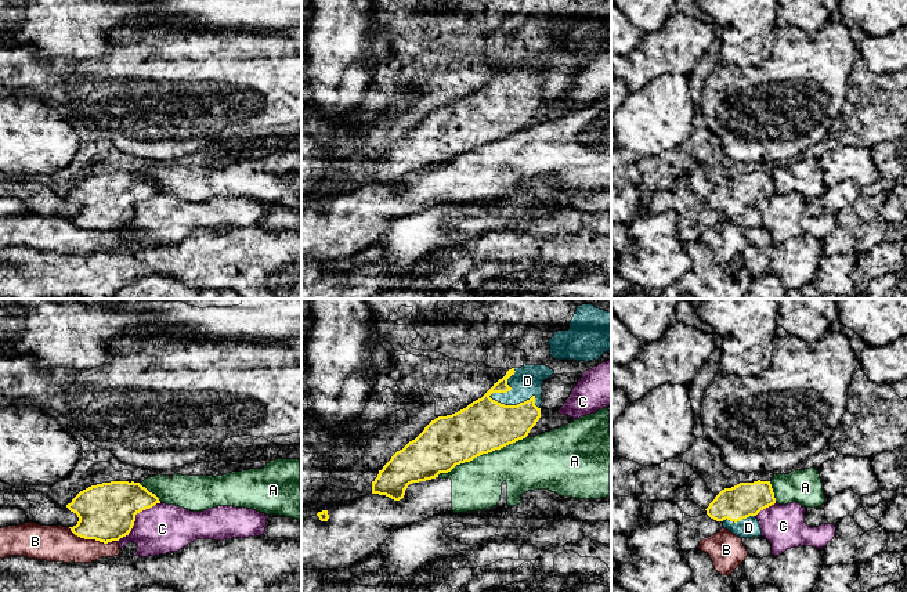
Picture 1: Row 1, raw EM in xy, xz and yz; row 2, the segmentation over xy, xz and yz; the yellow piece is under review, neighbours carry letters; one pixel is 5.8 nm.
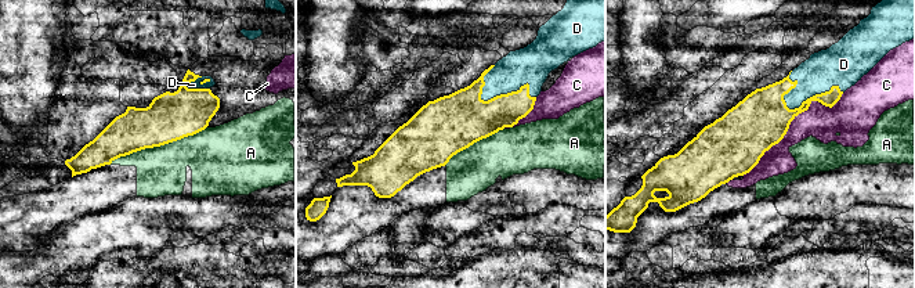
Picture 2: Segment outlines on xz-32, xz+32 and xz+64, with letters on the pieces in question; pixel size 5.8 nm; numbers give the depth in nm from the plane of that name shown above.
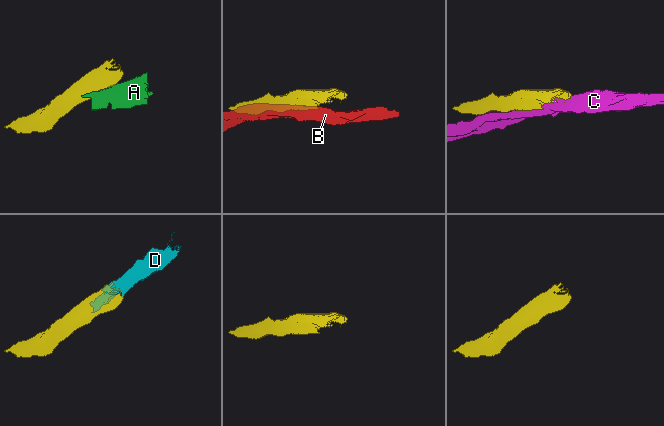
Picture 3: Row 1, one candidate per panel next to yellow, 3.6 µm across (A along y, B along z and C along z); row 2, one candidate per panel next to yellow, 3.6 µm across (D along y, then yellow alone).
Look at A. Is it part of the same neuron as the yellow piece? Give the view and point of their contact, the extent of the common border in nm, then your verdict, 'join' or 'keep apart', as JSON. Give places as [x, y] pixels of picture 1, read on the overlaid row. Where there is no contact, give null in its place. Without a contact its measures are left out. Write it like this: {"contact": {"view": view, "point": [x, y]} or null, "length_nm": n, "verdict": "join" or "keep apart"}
{"contact": {"view": "xz", "point": [481, 454]}, "length_nm": 550, "verdict": "keep apart"}

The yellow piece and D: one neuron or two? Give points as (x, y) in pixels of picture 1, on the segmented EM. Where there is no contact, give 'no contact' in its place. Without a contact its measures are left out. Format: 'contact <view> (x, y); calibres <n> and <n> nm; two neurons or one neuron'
contact xz (517, 404); calibres 300 and 180 nm; one neuron

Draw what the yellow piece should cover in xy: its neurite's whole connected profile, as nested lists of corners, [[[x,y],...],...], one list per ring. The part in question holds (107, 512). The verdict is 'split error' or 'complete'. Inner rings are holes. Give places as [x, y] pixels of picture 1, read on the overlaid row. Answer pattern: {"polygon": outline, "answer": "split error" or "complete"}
{"polygon": [[[111,481],[80,491],[66,508],[79,521],[69,527],[84,539],[104,544],[119,541],[131,531],[135,515],[160,503],[159,498],[140,483]]], "answer": "complete"}

